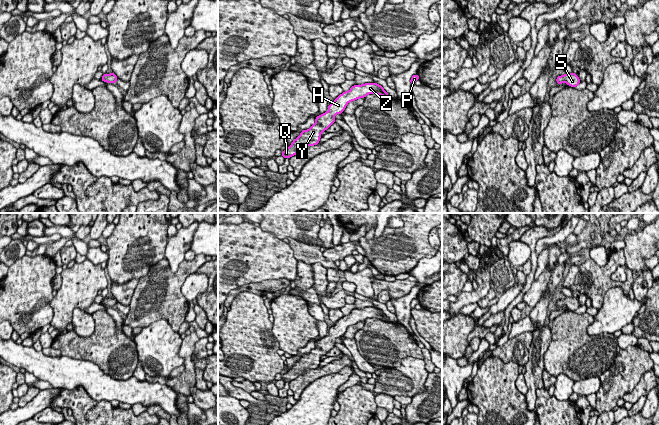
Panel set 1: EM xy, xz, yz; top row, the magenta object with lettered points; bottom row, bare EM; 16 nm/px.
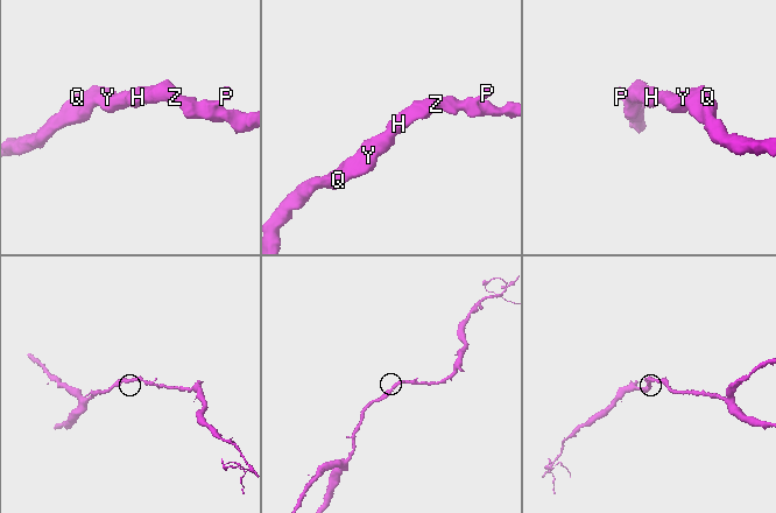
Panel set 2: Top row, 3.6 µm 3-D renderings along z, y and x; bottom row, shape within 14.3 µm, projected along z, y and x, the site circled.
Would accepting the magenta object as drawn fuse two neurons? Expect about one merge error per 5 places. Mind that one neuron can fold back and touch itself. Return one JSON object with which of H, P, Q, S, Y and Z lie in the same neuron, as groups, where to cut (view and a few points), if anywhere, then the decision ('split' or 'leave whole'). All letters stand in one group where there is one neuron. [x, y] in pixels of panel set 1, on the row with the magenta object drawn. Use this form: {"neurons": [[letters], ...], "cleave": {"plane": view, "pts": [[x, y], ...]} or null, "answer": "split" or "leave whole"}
{"neurons": [["H", "P", "Q", "S", "Y", "Z"]], "cleave": null, "answer": "leave whole"}

